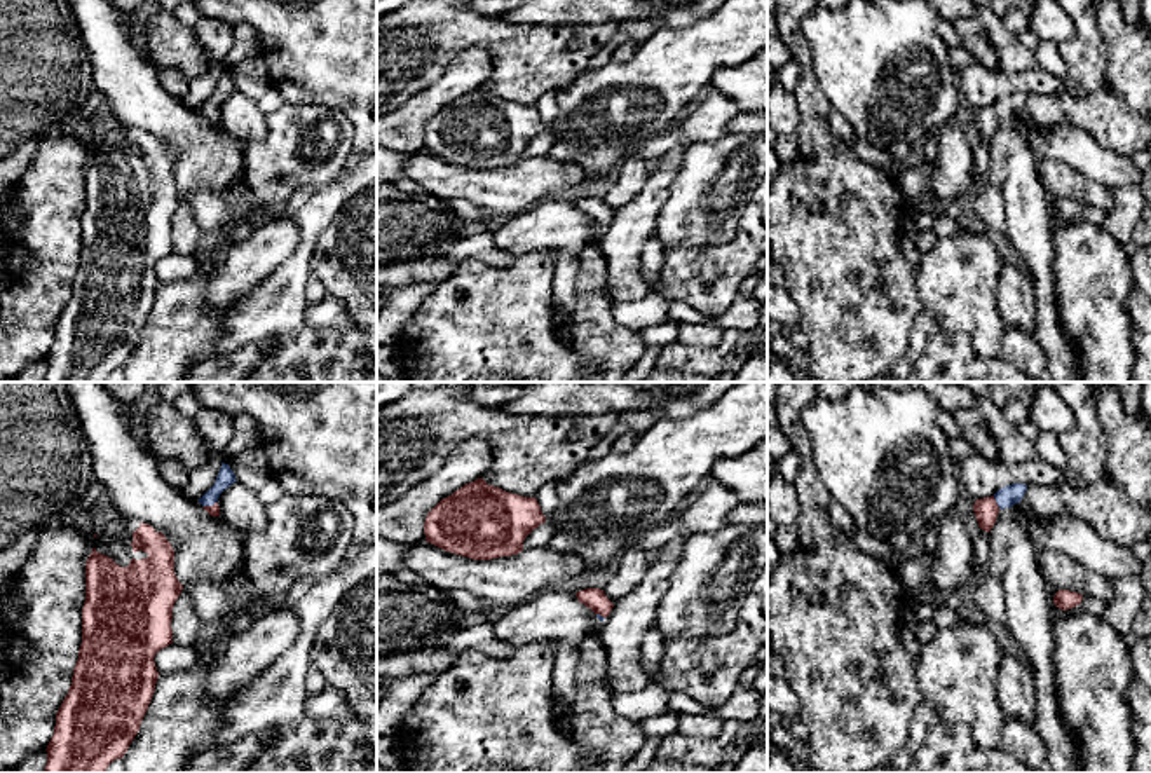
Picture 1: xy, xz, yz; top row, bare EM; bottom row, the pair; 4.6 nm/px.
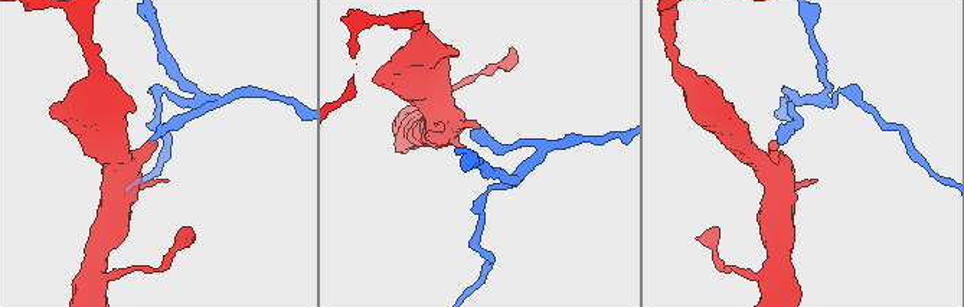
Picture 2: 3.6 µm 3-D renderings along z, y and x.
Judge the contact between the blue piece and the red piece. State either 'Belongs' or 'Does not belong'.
Belongs

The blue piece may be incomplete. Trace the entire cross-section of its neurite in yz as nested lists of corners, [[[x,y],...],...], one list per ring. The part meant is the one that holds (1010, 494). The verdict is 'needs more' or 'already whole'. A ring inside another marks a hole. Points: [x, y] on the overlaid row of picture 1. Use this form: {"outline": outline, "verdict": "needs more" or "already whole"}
{"outline": [[[1011,483],[999,489],[994,496],[977,499],[973,504],[973,511],[978,522],[978,527],[985,532],[996,523],[998,513],[1005,508],[1011,508],[1013,504],[1020,503],[1027,485],[1024,483]]], "verdict": "needs more"}

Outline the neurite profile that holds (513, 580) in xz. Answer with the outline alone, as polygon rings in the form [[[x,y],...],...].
[[[422,541],[408,544],[405,562],[436,593],[469,592],[490,607],[523,604],[539,592],[593,571],[579,557],[560,555],[548,546],[511,557],[473,560]]]

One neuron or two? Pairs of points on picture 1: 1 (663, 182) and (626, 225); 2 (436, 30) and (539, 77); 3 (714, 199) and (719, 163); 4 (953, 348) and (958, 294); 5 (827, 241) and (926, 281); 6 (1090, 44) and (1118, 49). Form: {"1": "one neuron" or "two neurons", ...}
{"1": "one neuron", "2": "one neuron", "3": "one neuron", "4": "two neurons", "5": "two neurons", "6": "two neurons"}

